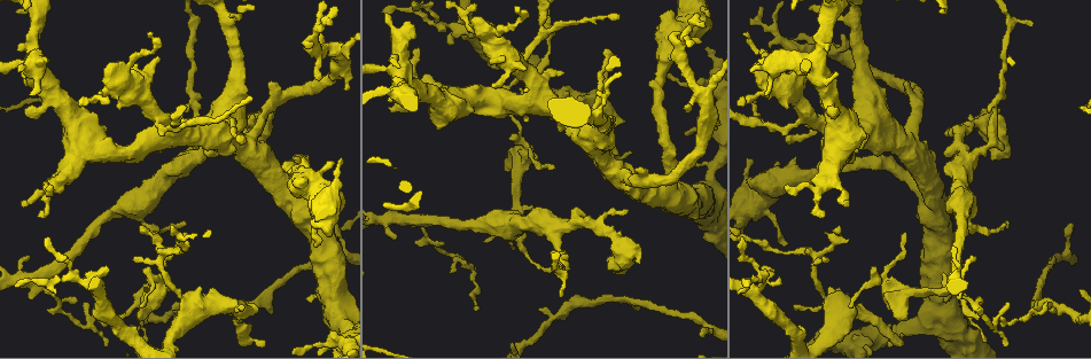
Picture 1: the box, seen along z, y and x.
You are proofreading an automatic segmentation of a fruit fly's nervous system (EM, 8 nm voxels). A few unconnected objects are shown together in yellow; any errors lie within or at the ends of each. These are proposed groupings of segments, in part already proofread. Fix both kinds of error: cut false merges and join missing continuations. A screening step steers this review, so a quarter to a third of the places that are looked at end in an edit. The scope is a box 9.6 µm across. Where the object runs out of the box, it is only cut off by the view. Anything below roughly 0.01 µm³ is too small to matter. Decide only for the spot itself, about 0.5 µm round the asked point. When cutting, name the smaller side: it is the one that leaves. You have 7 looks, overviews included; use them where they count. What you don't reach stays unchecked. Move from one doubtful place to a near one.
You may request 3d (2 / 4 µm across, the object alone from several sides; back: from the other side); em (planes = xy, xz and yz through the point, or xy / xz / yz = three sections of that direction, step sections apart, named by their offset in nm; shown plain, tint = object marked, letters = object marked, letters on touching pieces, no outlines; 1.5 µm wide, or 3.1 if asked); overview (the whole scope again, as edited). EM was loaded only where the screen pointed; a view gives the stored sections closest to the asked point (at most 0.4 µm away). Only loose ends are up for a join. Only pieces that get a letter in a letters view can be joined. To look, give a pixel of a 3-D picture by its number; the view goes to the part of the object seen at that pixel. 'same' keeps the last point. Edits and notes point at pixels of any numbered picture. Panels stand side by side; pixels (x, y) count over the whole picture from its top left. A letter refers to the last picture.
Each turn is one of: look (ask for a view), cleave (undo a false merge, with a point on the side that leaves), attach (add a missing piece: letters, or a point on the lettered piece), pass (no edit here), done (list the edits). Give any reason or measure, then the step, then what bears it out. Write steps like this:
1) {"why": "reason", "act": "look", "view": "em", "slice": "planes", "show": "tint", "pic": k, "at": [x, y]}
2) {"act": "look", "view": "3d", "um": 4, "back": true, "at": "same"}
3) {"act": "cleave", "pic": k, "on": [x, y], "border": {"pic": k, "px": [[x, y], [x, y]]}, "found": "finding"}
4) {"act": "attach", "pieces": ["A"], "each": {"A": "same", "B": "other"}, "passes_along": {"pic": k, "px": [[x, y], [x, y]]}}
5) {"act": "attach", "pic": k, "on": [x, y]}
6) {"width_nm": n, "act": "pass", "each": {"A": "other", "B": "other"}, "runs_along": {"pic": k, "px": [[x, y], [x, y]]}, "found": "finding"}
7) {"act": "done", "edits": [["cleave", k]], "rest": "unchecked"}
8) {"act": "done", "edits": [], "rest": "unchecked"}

{"why": "an open end", "act": "look", "view": "em", "um": 3.1, "slice": "planes", "show": "letters", "pic": 1, "at": [319, 80]}

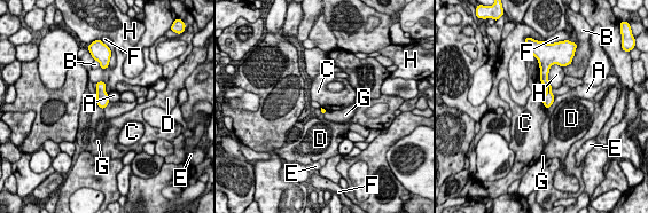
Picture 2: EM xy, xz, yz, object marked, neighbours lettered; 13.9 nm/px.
{"act": "pass", "each": {"A": "other", "B": "other", "C": "other", "D": "other", "E": "other", "F": "other", "G": "other", "H": "other"}, "border": {"pic": 2, "px": [[98, 105], [102, 109]]}, "found": "no lettered piece goes on from it"}

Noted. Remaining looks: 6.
{"why": "narrows sharply", "act": "look", "view": "em", "slice": "yz", "step": 4, "show": "tint", "pic": 1, "at": [551, 19]}

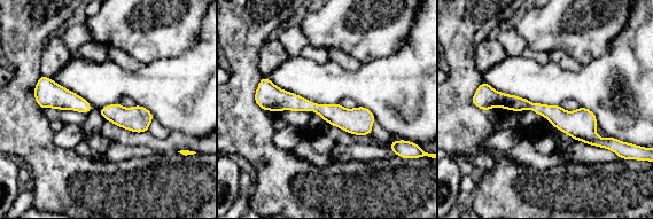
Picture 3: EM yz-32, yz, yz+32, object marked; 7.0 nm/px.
{"why": "see the neighbours", "act": "look", "view": "em", "slice": "yz", "step": 4, "show": "letters", "at": "same"}

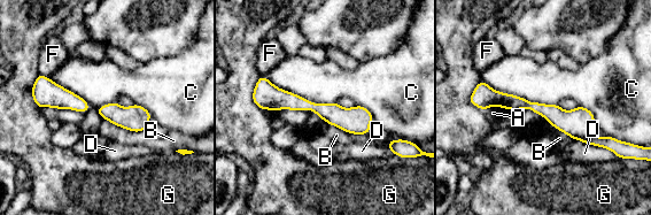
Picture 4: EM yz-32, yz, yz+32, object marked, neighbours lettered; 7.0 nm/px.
{"act": "pass", "each": {"A": "other", "B": "other", "C": "other", "D": "other", "F": "other", "G": "other"}, "border": {"pic": 4, "px": [[479, 81], [529, 101], [558, 105]]}, "found": "continuous, no second cell"}

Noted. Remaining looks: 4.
{"why": "branch stops here", "act": "look", "view": "3d", "um": 4, "back": true, "pic": 1, "at": [946, 129]}

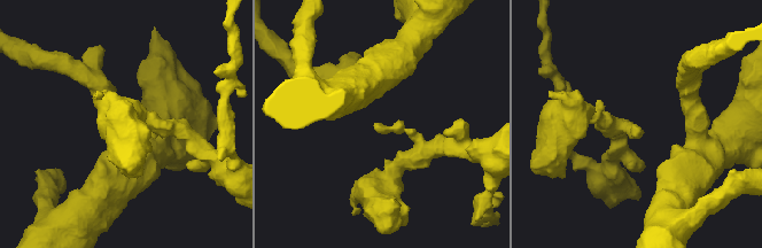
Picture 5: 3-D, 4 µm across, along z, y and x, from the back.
{"act": "look", "view": "em", "slice": "planes", "show": "letters", "pic": 5, "at": [376, 126]}

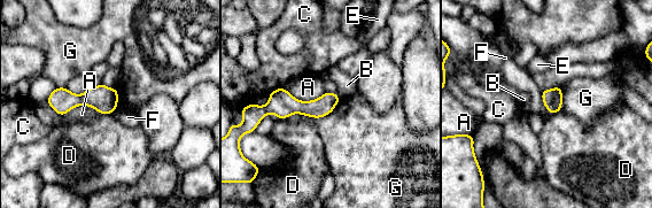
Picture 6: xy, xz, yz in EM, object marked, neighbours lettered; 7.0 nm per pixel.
{"width_nm": 140, "act": "pass", "each": {"A": "other", "B": "other", "C": "other", "D": "other", "E": "other", "F": "other", "G": "other"}, "found": "none of them fits"}

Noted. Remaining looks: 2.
{"act": "done", "edits": [], "rest": "unchecked"}

